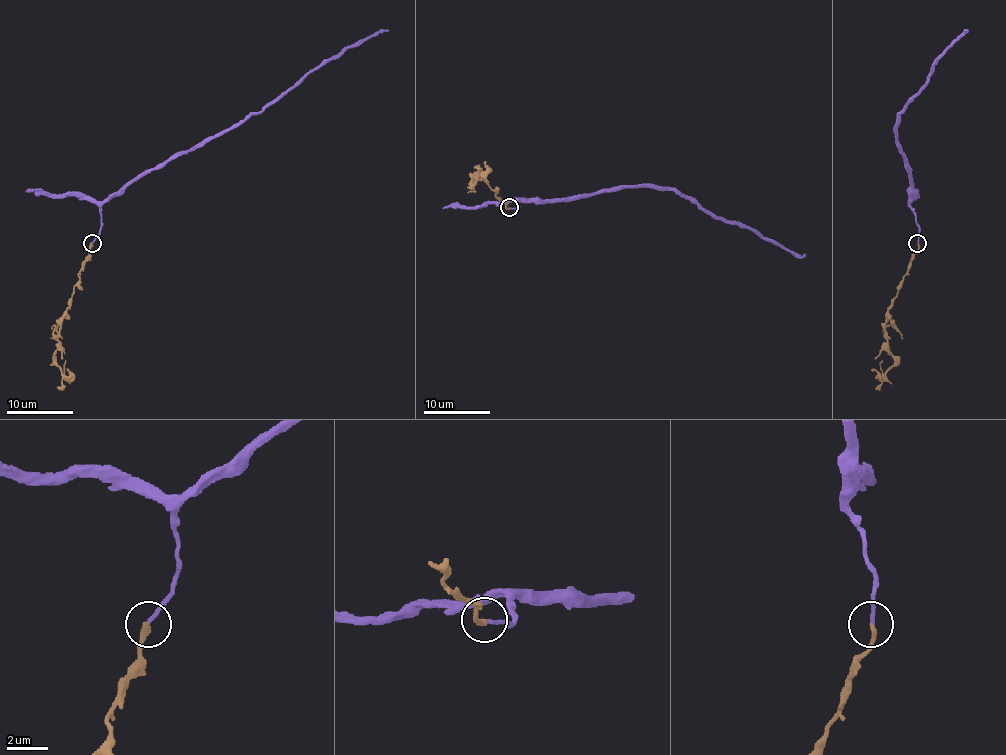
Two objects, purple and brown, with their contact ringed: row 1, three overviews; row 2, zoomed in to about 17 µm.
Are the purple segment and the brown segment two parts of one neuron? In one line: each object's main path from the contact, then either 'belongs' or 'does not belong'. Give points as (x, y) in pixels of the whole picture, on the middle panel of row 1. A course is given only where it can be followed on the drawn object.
purple via (509, 208), (517, 208), (522, 200), (666, 186), (722, 219), (805, 254) | brown via (509, 208), (479, 175), (474, 176), (473, 185), (479, 176), (479, 170), (474, 166) | belongs

